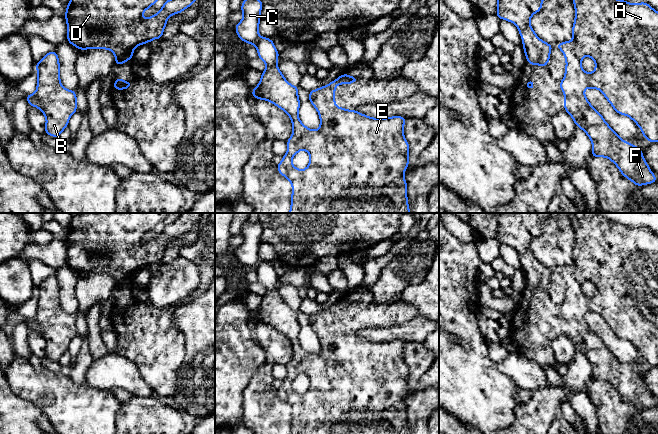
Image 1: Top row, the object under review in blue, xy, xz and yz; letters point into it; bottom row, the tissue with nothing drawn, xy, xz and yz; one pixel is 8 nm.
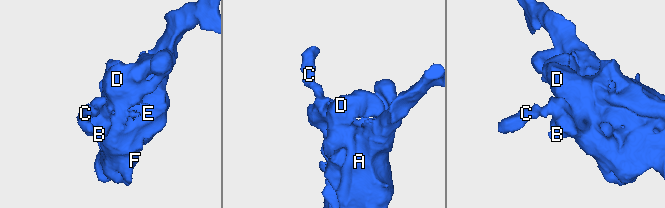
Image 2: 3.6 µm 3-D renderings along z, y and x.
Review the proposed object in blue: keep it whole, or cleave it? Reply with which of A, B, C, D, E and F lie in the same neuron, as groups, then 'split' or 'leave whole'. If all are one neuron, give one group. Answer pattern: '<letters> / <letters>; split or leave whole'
A B C D E F; leave whole

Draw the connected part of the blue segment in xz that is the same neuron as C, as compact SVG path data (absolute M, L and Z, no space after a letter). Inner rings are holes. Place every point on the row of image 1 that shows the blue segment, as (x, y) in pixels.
M244 0L240 9L243 19L235 26L235 31L242 41L256 46L258 57L266 63L261 81L251 94L255 99L267 100L286 112L293 126L293 134L286 142L288 150L277 165L278 172L292 184L289 213L410 213L404 178L410 149L403 134L407 118L371 118L356 110L336 106L335 87L359 81L342 74L328 85L309 91L309 101L320 116L320 128L308 129L298 117L299 87L288 83L279 70L277 59L280 53L272 39L258 33L262 1ZM300 150L306 150L310 155L309 165L304 170L292 165L293 156Z

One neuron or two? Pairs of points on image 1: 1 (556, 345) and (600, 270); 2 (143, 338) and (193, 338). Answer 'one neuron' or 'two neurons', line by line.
1: two neurons
2: two neurons

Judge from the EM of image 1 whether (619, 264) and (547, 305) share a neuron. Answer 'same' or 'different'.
same

